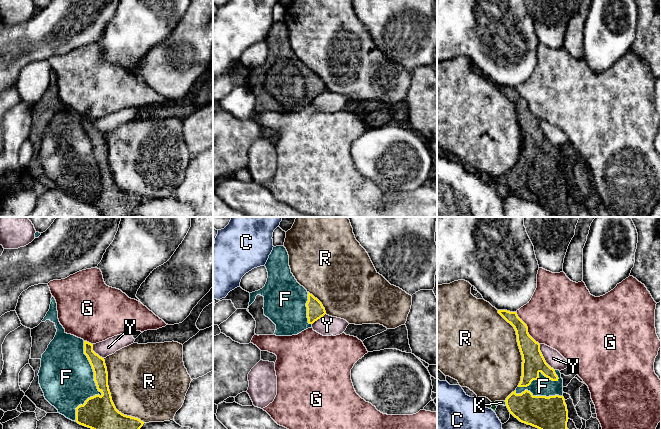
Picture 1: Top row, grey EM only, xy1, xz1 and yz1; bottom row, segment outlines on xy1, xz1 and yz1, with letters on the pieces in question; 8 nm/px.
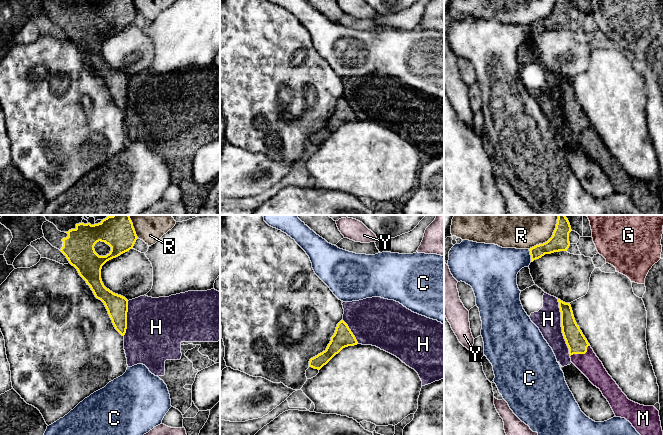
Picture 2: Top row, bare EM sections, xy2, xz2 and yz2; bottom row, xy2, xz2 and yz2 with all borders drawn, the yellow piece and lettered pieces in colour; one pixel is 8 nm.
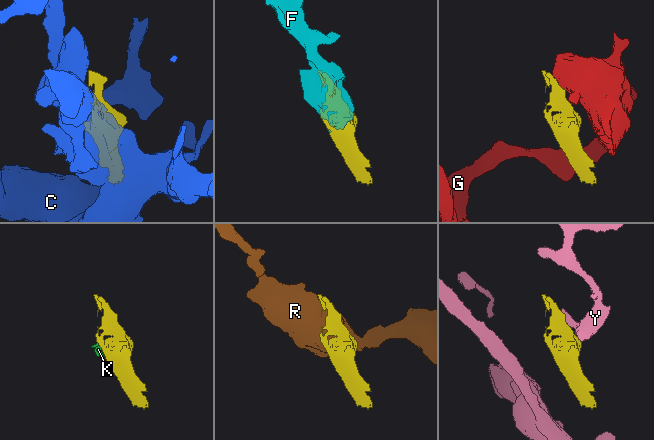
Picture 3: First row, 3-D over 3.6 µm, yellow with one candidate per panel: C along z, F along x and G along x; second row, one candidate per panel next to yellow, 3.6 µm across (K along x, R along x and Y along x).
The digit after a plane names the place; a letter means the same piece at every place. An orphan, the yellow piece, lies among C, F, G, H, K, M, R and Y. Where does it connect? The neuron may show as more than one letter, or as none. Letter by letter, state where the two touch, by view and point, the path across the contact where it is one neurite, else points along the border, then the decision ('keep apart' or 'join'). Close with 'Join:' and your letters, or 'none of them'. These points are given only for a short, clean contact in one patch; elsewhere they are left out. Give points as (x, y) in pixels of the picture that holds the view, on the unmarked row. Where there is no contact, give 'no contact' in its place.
C: yz2 (531, 31) | along yz2 (528, 25), (531, 37) | keep apart
F: xy1 (96, 161) | join
G: yz1 (527, 104) | along yz1 (515, 88), (526, 101), (527, 108), (539, 120) | keep apart
H: yz2 (561, 102) | keep apart
K: yz1 (506, 179) | along yz1 (504, 177), (506, 181) | keep apart
M: yz2 (581, 129) | across yz2 (577, 119), (581, 129), (589, 140) | join
R: xy1 (111, 173) | keep apart
Y: yz1 (543, 133) | along yz1 (539, 120), (539, 126), (544, 136), (554, 146) | keep apart
Join: F, M

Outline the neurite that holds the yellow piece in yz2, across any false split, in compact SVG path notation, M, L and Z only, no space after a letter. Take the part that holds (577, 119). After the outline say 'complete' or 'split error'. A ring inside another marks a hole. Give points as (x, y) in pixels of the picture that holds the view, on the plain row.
M558 75L561 103L571 138L600 165L616 193L625 194L644 215L663 215L659 187L627 174L608 150L577 101L570 79Z; split error

